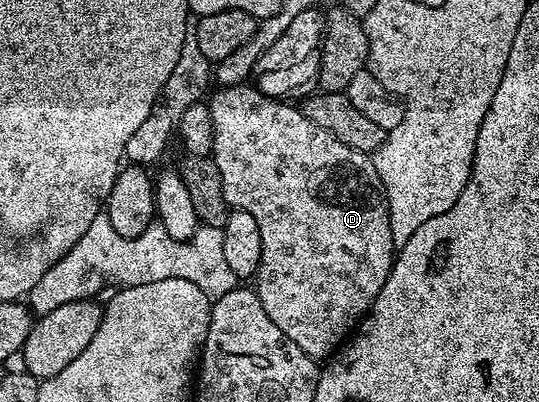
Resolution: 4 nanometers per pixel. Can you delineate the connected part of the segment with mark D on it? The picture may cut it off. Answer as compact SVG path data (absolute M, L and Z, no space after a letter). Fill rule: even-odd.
M254 84L224 86L216 91L216 94L212 93L209 98L213 116L211 157L221 172L221 184L228 207L249 212L249 216L257 220L257 228L261 228L261 260L257 275L257 293L261 300L261 308L269 312L269 320L273 320L273 324L277 324L277 328L281 328L281 332L285 332L285 336L293 340L293 344L297 344L301 352L316 360L330 359L348 341L349 335L370 311L389 276L391 267L395 264L397 243L391 231L387 193L377 176L377 168L368 155L349 148L349 144L337 140L337 136L331 131L313 124L313 120L309 120L309 116L305 116L298 105L290 106L290 101L265 96Z

